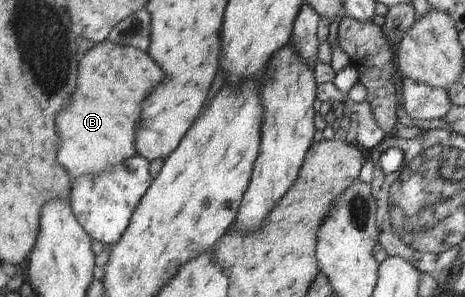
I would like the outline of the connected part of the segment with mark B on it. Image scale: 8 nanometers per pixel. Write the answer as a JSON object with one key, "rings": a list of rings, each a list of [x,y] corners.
{"rings":[[[108,38],[88,49],[78,64],[77,84],[67,106],[67,118],[65,108],[55,118],[55,130],[61,140],[56,159],[73,179],[97,174],[137,155],[134,130],[138,127],[142,100],[164,76],[149,54],[115,44]]]}

